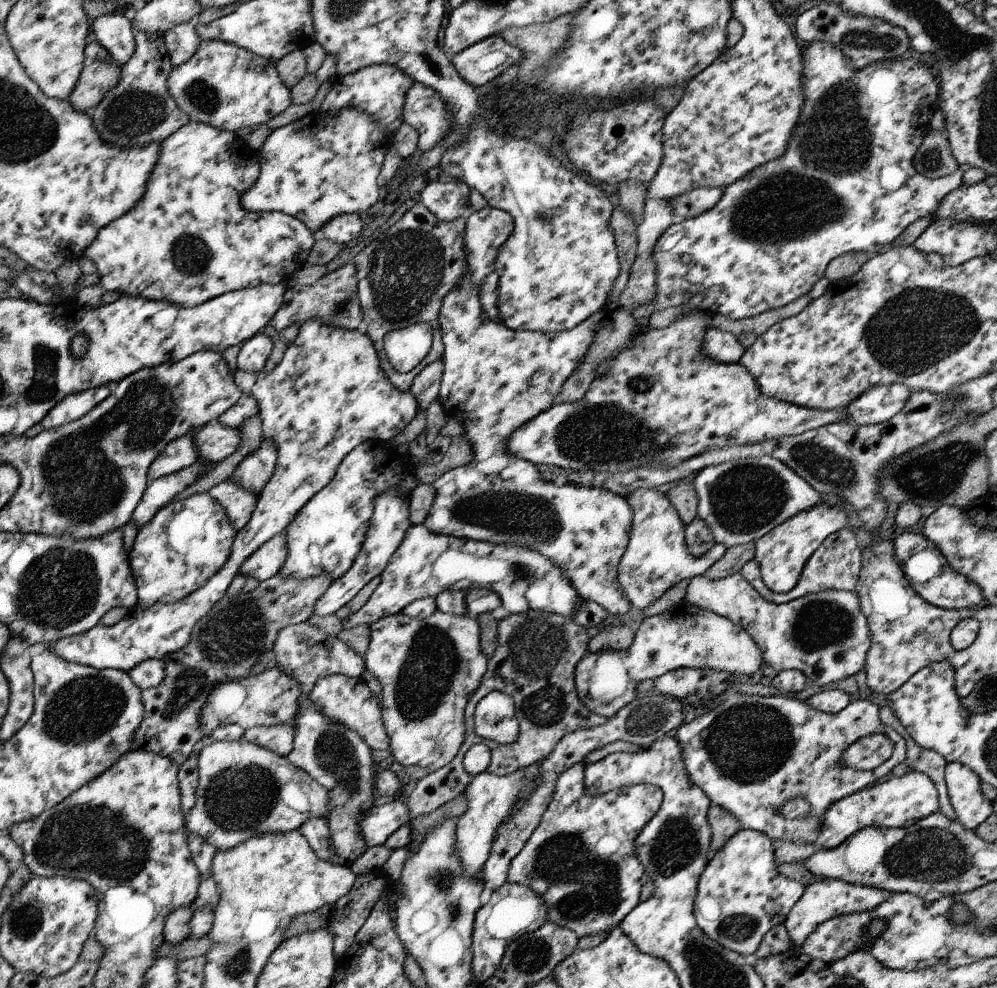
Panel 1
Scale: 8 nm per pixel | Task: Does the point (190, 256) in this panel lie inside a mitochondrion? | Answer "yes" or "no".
yes

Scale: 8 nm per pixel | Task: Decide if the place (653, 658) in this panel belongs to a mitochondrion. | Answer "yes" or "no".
yes

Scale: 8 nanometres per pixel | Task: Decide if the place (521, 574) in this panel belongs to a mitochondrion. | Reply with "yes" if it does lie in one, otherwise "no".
yes

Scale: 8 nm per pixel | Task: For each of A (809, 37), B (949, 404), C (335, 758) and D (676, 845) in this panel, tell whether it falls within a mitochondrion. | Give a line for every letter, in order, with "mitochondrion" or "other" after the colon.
A: other
B: mitochondrion
C: mitochondrion
D: mitochondrion

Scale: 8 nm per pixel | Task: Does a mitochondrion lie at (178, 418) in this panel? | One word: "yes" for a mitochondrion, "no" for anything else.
yes

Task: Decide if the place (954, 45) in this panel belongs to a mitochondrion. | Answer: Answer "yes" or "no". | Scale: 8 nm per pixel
yes

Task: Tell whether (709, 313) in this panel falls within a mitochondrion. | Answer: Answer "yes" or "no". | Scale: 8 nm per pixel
no

